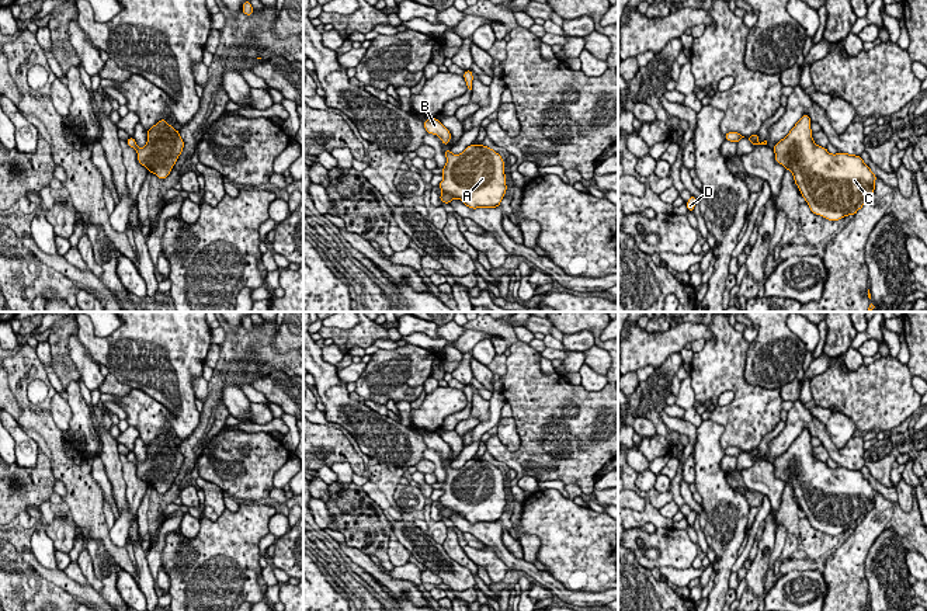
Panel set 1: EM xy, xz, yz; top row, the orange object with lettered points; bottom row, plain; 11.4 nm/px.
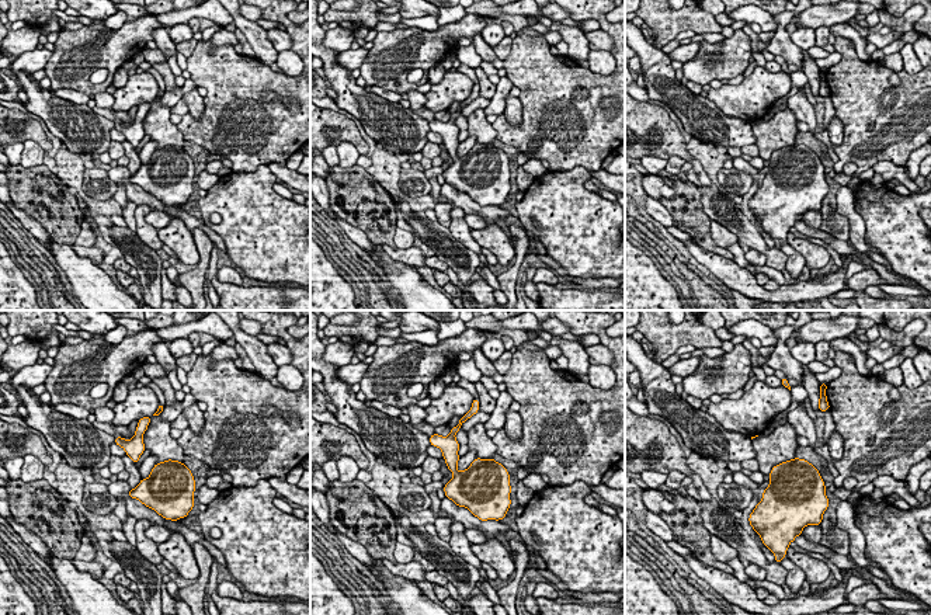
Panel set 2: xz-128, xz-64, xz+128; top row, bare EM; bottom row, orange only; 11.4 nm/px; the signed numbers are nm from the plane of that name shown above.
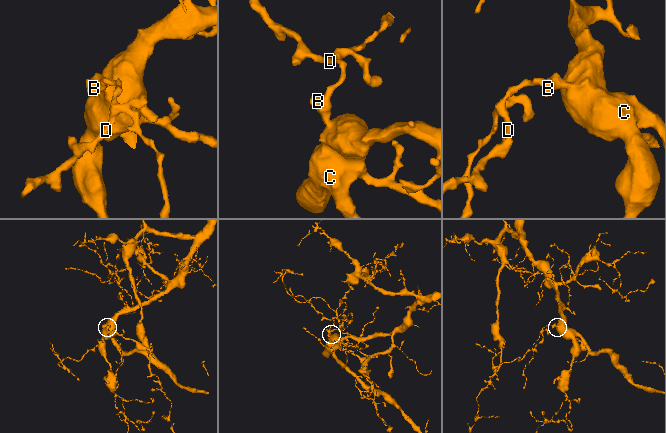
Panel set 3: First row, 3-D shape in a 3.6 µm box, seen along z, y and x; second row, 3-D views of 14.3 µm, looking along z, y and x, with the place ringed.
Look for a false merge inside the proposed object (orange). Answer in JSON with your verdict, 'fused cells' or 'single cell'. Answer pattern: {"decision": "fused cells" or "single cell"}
{"decision": "single cell"}

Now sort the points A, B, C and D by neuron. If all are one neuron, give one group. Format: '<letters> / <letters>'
A B C D

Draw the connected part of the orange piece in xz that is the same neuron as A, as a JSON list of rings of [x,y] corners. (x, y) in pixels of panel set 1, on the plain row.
[[[473,458],[459,469],[445,464],[445,472],[444,493],[438,500],[444,518],[458,513],[472,524],[500,520],[507,500],[504,475],[499,468]]]

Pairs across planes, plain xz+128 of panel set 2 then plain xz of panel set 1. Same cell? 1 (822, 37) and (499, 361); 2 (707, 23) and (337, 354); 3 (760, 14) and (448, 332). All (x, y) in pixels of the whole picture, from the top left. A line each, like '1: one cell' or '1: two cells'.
1: two cells
2: two cells
3: two cells

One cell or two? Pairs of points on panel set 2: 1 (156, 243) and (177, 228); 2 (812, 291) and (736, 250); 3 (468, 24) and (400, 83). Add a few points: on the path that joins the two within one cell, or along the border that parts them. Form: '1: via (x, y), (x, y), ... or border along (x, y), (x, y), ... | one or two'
1: border along (156, 230), (163, 243) | two
2: border along (732, 260), (746, 268) | two
3: via (448, 35), (440, 44), (423, 49), (409, 63) | one

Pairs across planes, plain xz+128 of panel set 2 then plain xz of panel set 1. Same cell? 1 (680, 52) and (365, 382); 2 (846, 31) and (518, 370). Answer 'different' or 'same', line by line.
1: different
2: different

